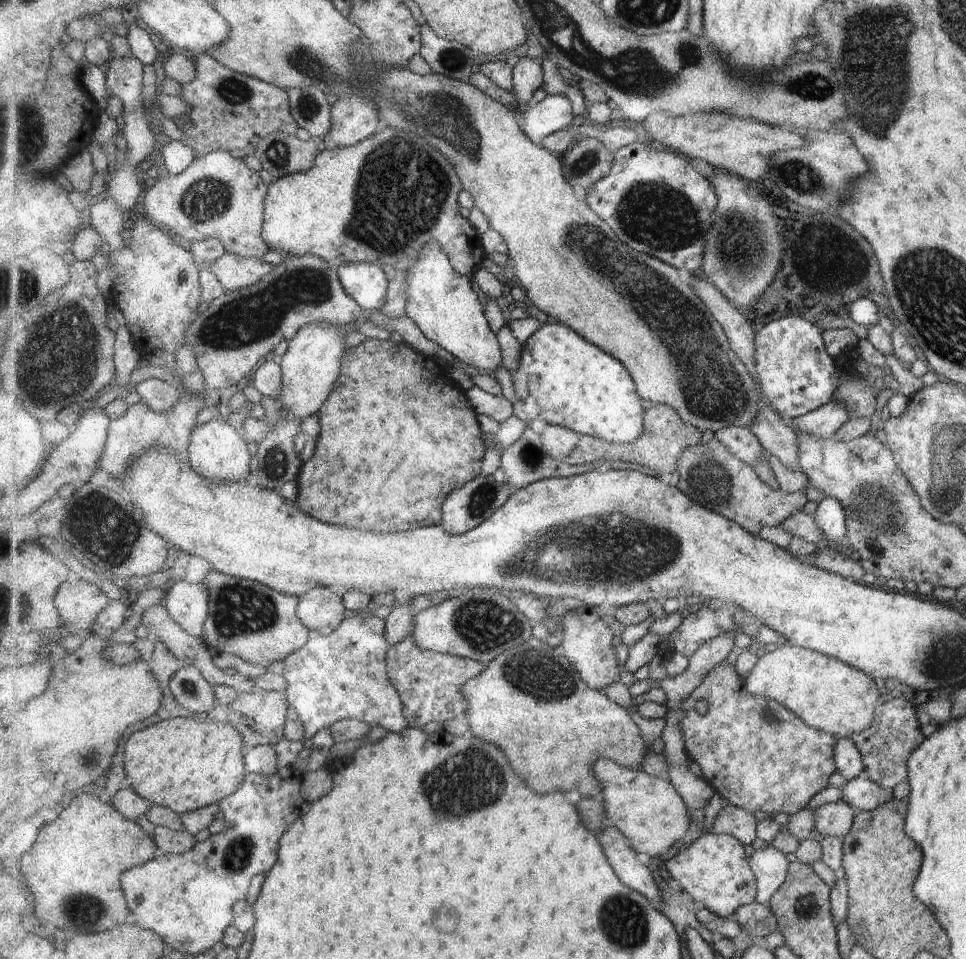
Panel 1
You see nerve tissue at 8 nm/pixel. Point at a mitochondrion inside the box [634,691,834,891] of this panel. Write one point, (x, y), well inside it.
(770, 717)

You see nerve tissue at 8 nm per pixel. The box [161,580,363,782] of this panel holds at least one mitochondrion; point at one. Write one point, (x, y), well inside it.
(239, 610)

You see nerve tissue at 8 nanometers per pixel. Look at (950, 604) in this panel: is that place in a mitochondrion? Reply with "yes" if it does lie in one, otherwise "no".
no

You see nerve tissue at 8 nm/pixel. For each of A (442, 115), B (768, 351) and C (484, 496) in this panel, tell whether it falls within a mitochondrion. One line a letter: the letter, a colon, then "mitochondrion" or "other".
A: mitochondrion
B: other
C: mitochondrion

